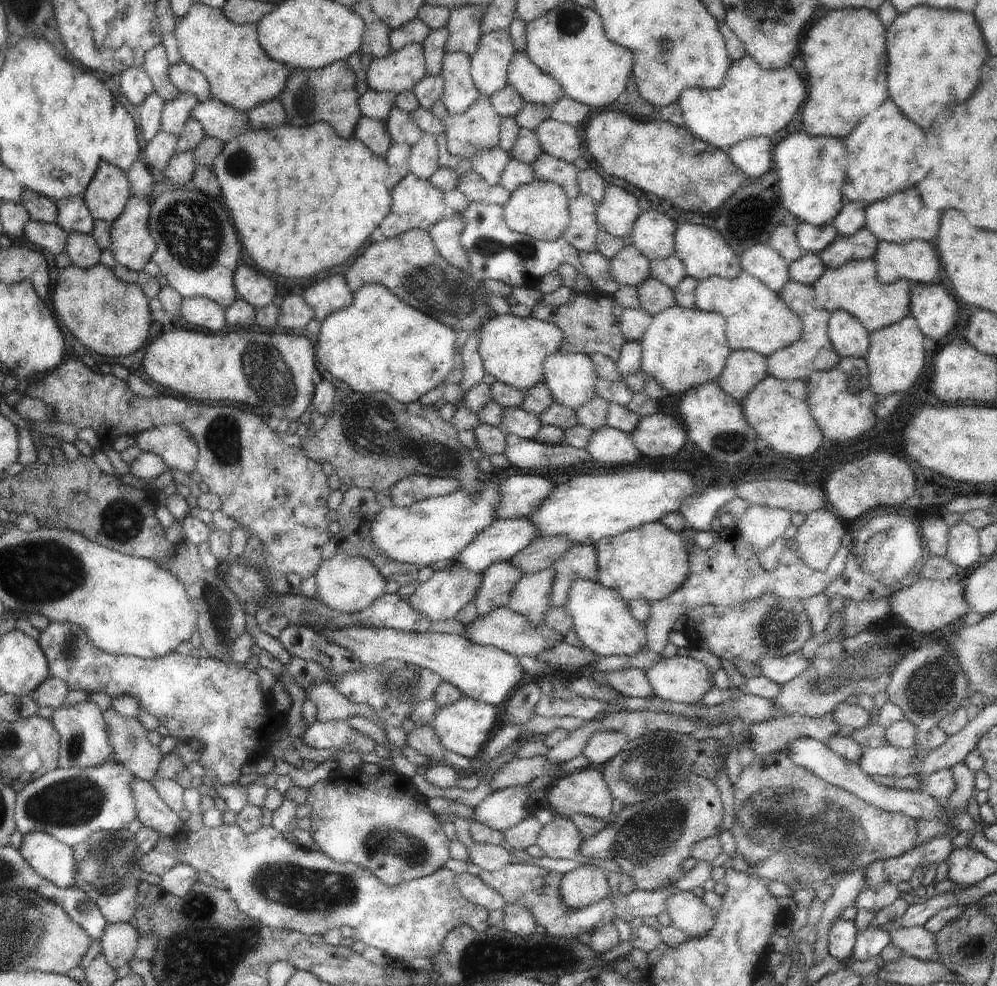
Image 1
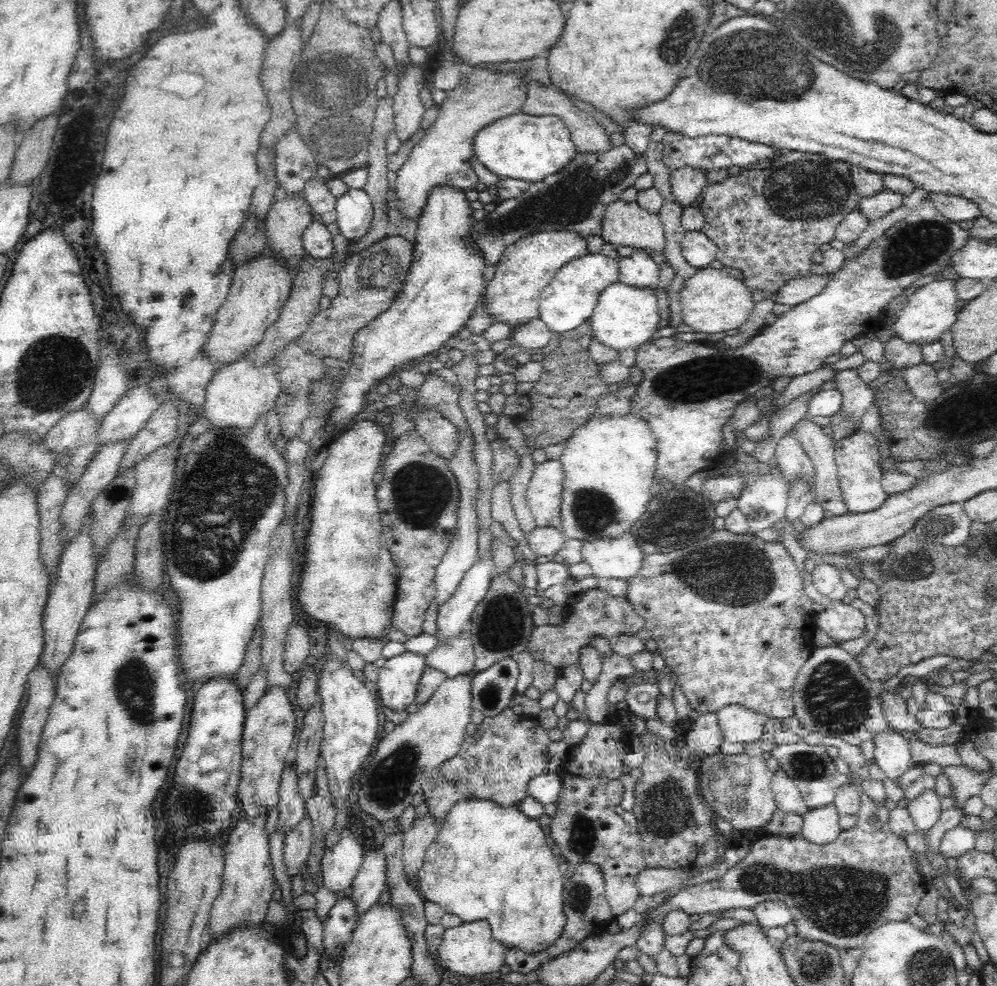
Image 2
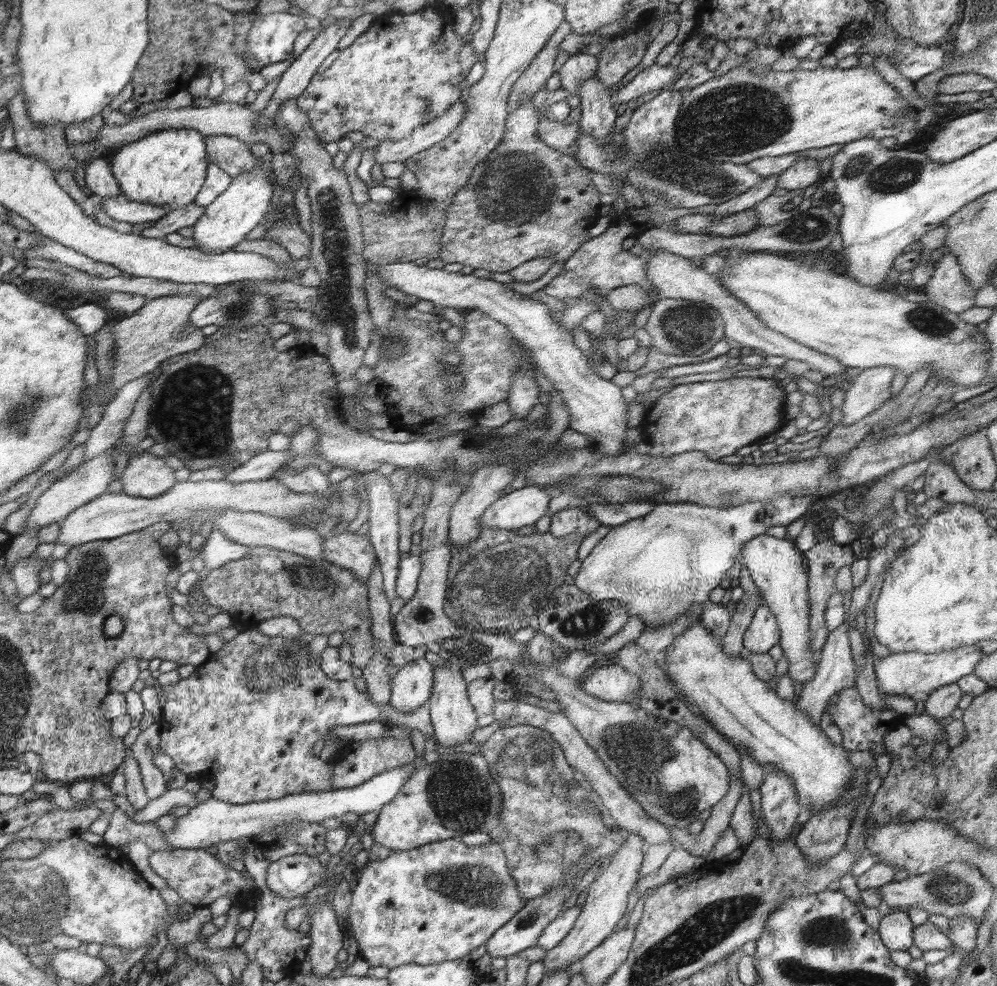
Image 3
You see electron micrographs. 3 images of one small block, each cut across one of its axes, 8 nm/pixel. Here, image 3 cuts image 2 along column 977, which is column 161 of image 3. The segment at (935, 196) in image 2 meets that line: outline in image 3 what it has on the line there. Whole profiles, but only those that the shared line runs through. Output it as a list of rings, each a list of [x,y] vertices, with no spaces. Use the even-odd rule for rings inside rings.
[[[120,195],[110,196],[106,199],[97,199],[101,208],[117,222],[128,222],[129,224],[143,224],[143,222],[156,222],[162,219],[169,208],[165,206],[153,206],[148,202],[134,202],[127,196]]]

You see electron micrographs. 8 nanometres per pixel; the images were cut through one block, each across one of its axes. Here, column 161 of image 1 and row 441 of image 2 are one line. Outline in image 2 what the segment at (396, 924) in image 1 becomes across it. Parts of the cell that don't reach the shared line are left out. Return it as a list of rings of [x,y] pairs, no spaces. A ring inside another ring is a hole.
[[[856,430],[851,435],[835,442],[837,480],[840,480],[841,494],[850,514],[866,514],[876,510],[888,498],[882,489],[883,468],[880,467],[878,449],[874,437],[868,431]]]

